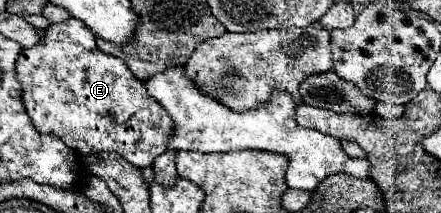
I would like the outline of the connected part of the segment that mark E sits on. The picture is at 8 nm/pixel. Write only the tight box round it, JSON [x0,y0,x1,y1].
[16,17,174,169]

